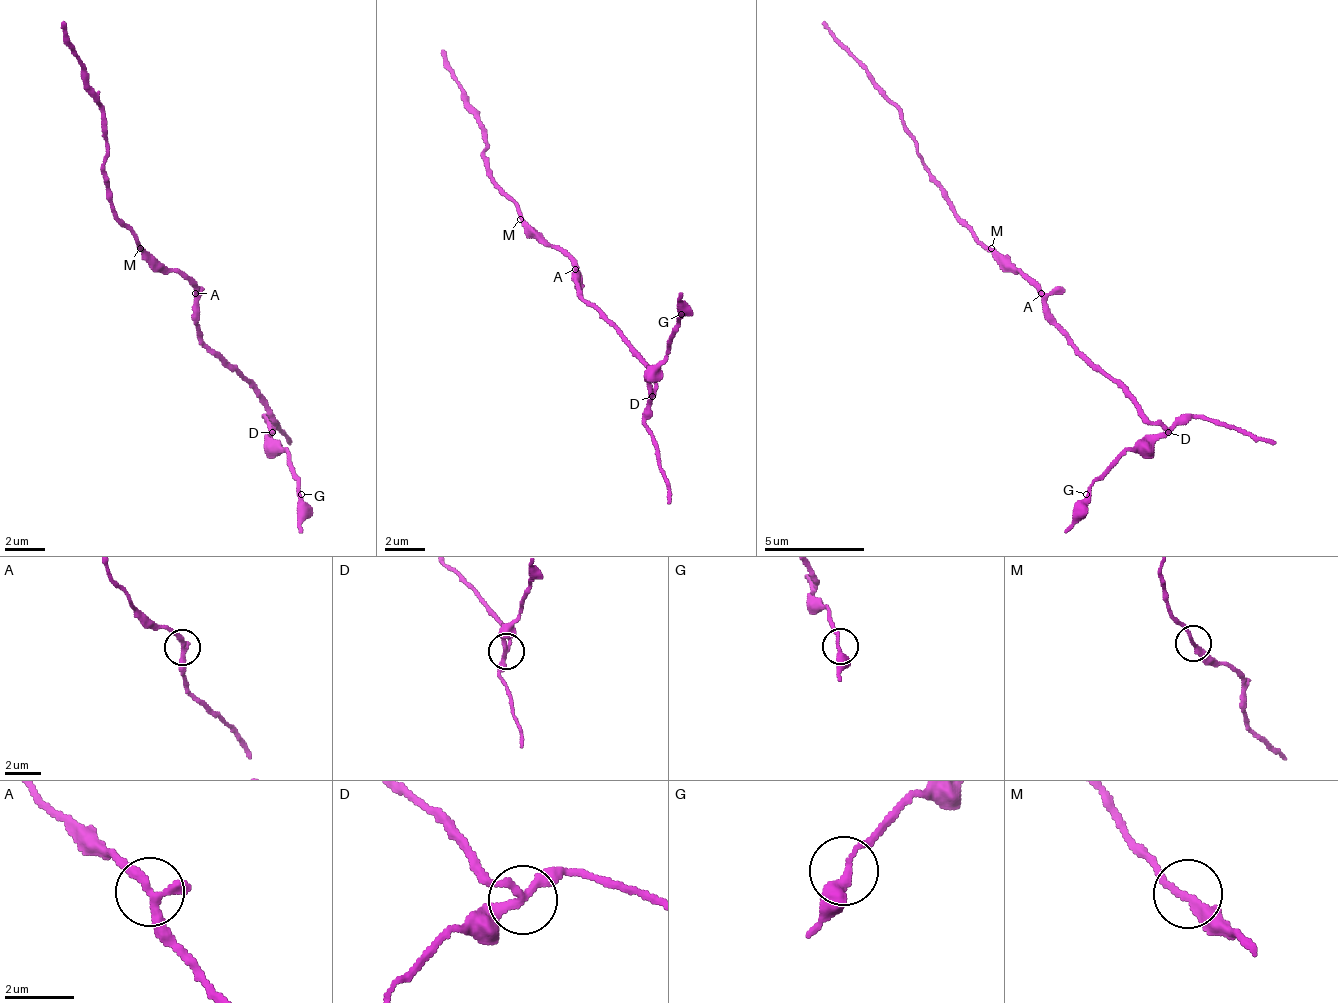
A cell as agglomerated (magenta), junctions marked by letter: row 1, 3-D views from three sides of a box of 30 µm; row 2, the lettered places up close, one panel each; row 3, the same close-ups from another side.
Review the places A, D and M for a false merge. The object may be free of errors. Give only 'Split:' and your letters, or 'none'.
Split: D

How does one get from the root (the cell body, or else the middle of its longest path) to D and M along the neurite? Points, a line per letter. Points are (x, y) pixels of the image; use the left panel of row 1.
D: (190, 283), (195, 288), (195, 333), (256, 393), (256, 398), (276, 423), (271, 433)
M: (190, 283), (175, 273), (165, 273), (140, 248)

